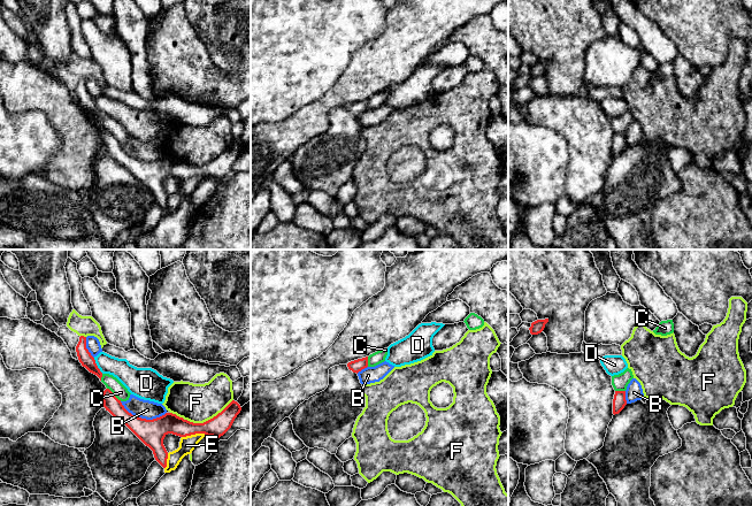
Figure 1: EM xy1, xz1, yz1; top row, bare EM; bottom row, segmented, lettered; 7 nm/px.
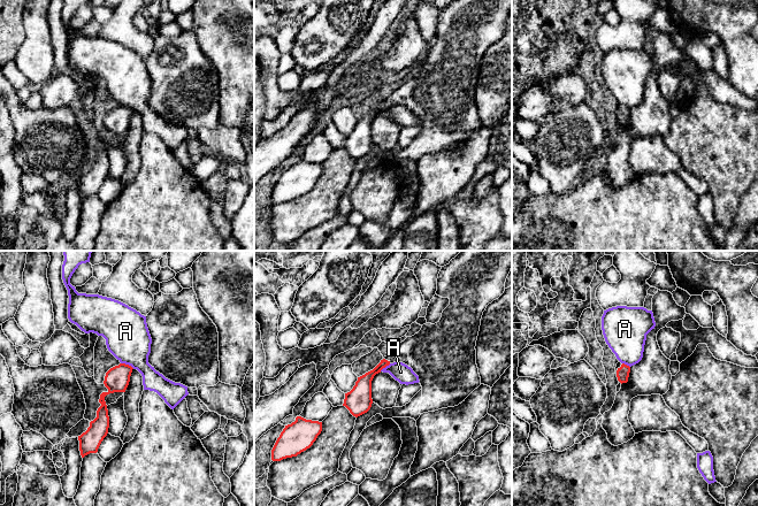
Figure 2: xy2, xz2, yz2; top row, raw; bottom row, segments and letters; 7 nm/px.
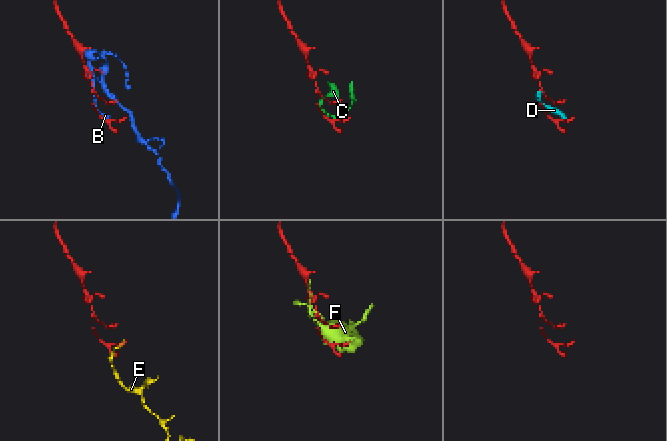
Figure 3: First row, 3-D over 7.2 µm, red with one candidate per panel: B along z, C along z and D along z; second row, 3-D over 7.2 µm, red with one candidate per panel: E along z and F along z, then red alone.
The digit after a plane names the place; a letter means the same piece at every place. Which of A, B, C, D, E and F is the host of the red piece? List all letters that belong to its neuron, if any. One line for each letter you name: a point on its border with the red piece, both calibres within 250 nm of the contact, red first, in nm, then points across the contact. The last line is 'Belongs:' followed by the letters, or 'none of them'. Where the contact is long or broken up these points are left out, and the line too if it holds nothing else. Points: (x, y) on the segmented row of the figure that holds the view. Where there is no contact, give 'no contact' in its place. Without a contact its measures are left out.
Belongs: none of them

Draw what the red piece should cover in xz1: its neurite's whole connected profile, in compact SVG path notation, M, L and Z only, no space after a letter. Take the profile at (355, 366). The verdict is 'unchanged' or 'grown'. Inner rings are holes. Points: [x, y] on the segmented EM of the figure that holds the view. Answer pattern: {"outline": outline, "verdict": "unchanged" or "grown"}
{"outline": "M368 356L351 361L347 363L347 367L353 373L358 374L359 371L368 367Z", "verdict": "unchanged"}

